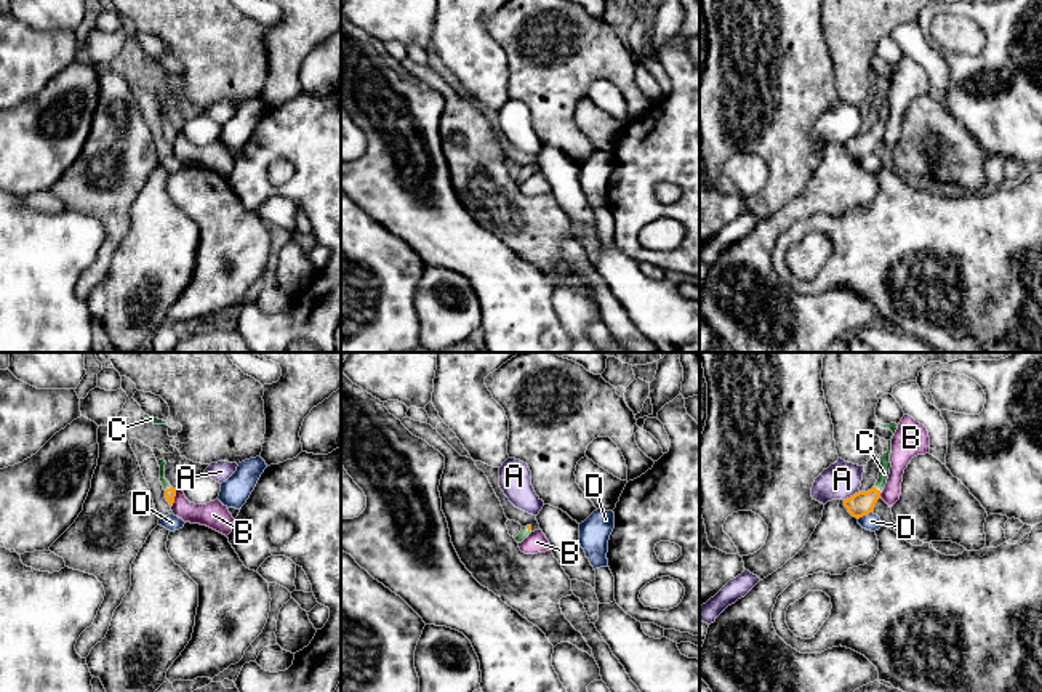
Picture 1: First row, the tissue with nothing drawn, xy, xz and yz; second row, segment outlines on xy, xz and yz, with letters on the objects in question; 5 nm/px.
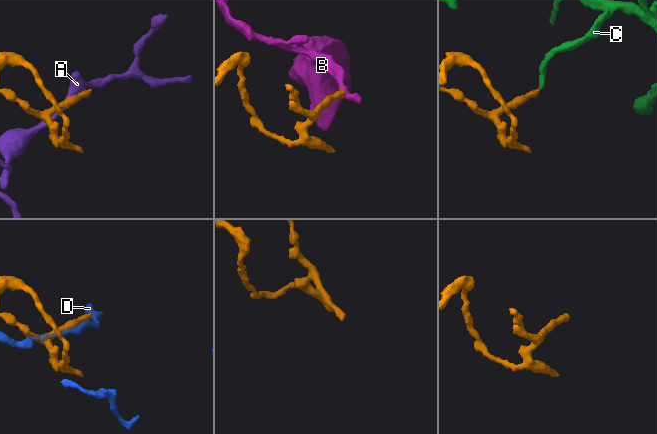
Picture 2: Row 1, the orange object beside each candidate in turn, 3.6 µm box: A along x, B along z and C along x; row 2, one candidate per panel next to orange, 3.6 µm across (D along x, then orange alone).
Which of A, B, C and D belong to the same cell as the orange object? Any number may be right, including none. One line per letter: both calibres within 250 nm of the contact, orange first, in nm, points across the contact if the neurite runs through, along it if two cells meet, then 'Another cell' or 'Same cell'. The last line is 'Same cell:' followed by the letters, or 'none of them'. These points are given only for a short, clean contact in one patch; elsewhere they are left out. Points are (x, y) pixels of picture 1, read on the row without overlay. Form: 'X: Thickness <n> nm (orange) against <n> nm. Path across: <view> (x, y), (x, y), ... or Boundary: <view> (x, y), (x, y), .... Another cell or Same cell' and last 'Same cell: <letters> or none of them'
A: Thickness 120 nm (orange) against 190 nm. Another cell
B: Thickness 120 nm (orange) against 110 nm. Boundary: yz (879, 133), (881, 138). Another cell
C: Thickness 120 nm (orange) against 60 nm. Path across: yz (861, 144), (876, 130), (885, 106). Same cell
D: Thickness 120 nm (orange) against 90 nm. Another cell
Same cell: C

